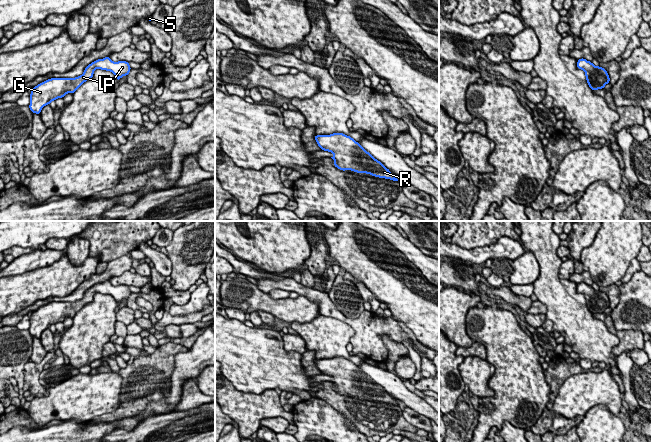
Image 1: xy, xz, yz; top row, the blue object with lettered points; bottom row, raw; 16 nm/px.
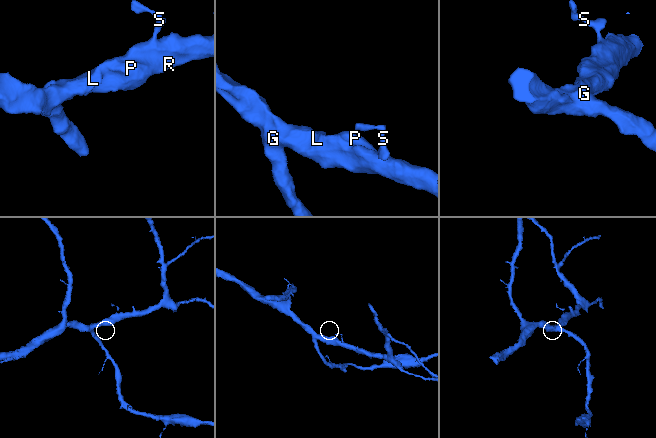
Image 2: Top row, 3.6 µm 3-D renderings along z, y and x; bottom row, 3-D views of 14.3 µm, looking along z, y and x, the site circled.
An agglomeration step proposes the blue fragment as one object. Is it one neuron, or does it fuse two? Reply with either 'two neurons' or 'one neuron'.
one neuron

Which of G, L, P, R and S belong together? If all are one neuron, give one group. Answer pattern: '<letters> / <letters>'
G L P R S

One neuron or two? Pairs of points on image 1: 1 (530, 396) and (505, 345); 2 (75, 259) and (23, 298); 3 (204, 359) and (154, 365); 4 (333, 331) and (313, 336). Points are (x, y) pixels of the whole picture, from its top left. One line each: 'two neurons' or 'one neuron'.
1: one neuron
2: two neurons
3: two neurons
4: one neuron

